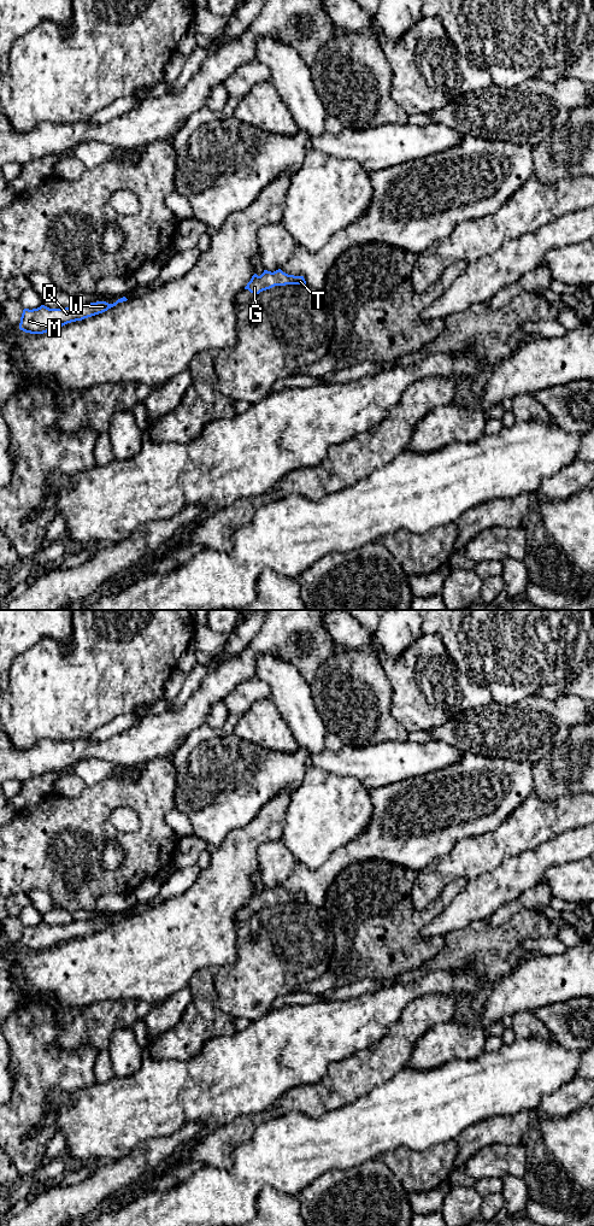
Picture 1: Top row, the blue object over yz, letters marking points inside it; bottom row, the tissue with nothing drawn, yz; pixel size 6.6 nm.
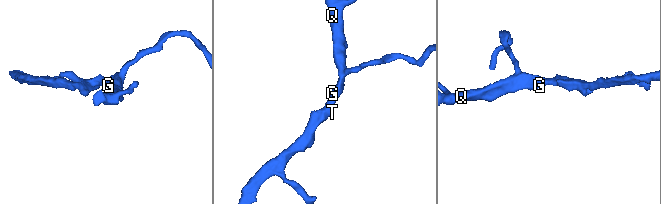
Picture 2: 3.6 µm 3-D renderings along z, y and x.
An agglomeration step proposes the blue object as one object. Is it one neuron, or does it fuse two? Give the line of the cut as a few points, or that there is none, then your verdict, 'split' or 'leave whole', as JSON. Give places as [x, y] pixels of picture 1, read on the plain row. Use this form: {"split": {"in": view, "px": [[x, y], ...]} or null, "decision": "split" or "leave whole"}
{"split": null, "decision": "leave whole"}

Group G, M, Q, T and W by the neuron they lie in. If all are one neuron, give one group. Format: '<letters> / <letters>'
G M Q T W

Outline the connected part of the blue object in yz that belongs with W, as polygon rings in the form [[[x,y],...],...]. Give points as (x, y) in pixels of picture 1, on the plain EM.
[[[123,914],[113,921],[96,919],[90,921],[73,921],[65,926],[49,926],[45,922],[33,927],[24,926],[20,934],[19,946],[30,951],[43,951],[67,940],[102,931],[116,923],[118,920],[127,917],[128,916]]]

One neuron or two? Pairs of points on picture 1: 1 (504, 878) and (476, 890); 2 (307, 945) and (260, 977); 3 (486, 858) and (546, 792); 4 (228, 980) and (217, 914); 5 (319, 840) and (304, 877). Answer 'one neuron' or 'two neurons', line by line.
1: one neuron
2: one neuron
3: two neurons
4: two neurons
5: two neurons

